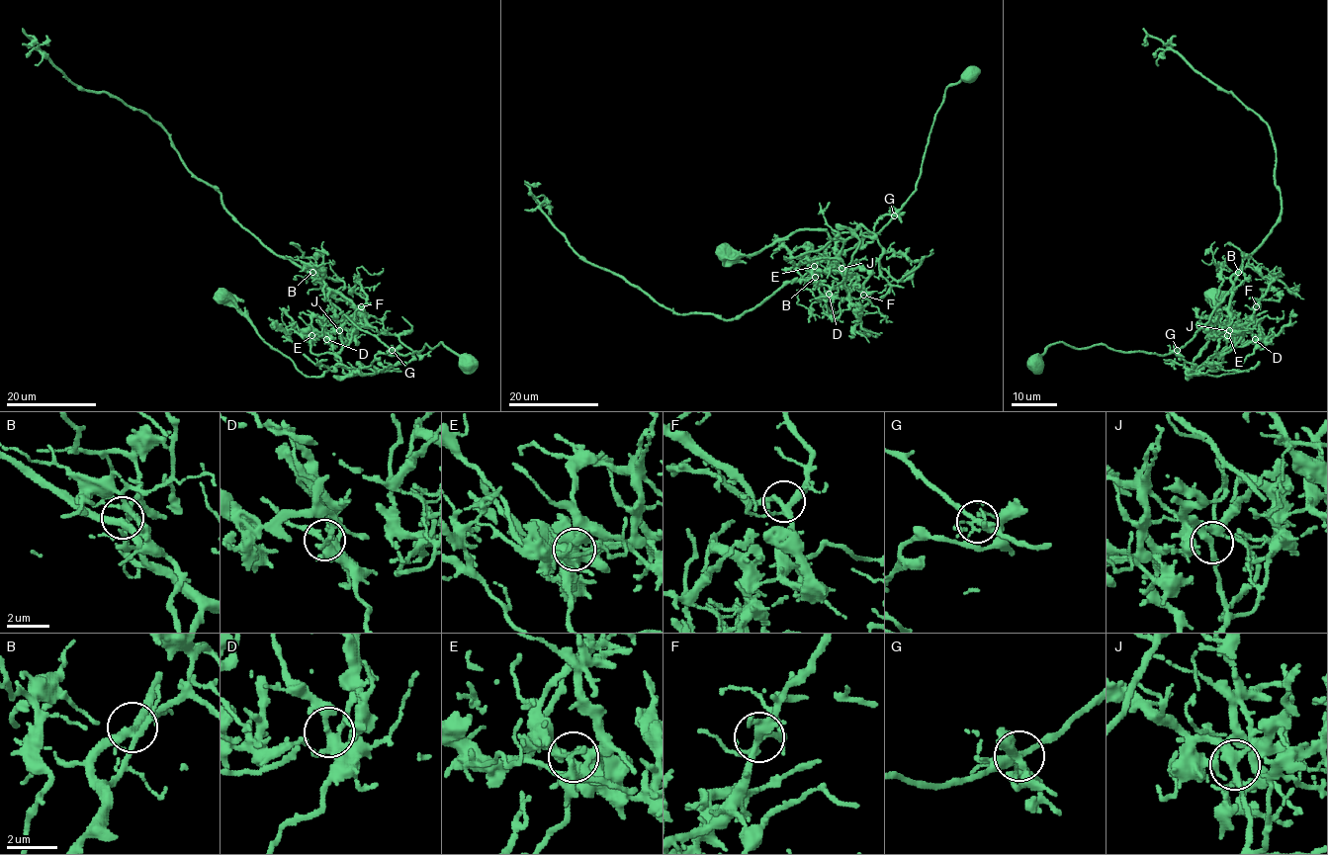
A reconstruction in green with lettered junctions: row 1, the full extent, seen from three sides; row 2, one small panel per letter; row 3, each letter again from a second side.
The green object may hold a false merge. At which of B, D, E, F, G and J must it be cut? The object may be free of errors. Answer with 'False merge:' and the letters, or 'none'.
False merge: G

